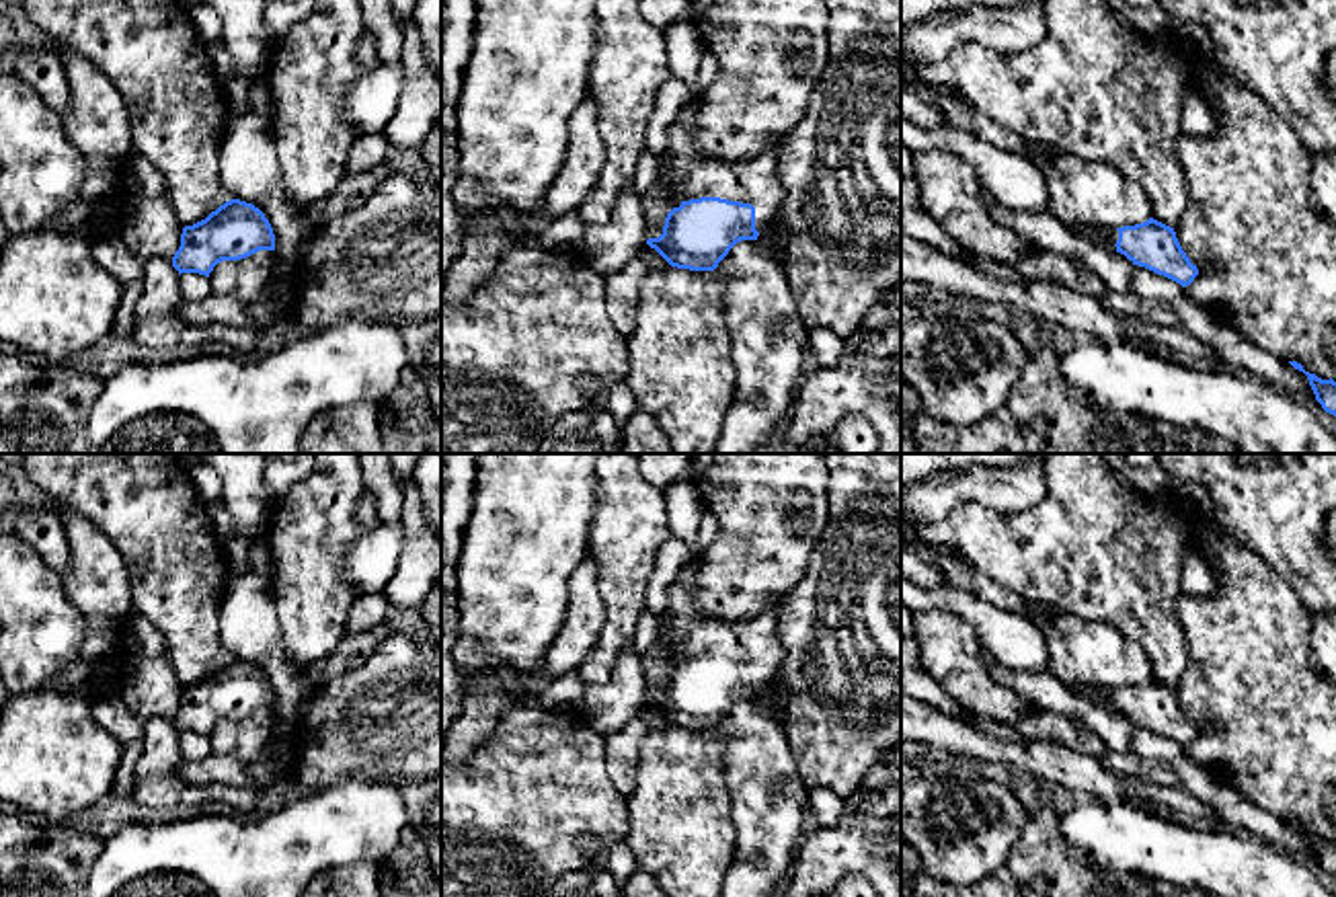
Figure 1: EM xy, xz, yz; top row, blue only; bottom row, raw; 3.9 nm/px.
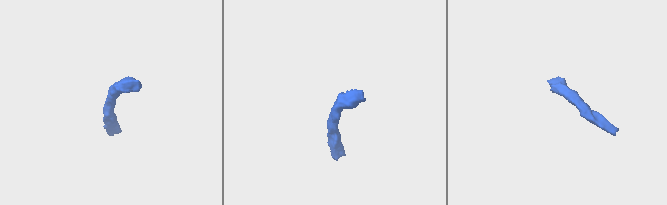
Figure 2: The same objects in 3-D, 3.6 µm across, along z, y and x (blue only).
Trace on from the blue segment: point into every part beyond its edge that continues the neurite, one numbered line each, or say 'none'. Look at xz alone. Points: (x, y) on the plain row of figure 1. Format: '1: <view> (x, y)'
1: xz (754, 641)

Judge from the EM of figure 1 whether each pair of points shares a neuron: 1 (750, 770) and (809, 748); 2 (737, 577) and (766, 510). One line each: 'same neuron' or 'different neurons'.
1: different neurons
2: same neuron

